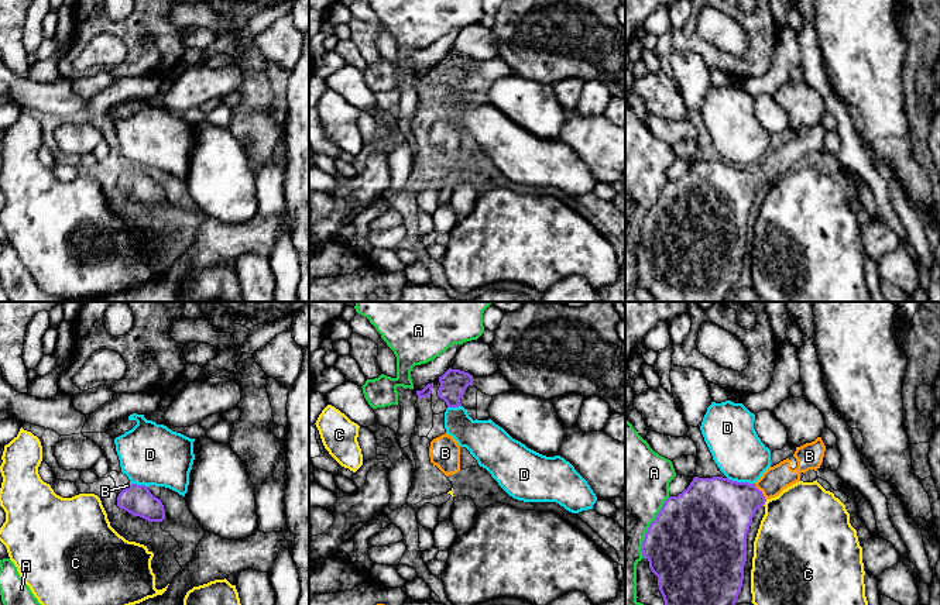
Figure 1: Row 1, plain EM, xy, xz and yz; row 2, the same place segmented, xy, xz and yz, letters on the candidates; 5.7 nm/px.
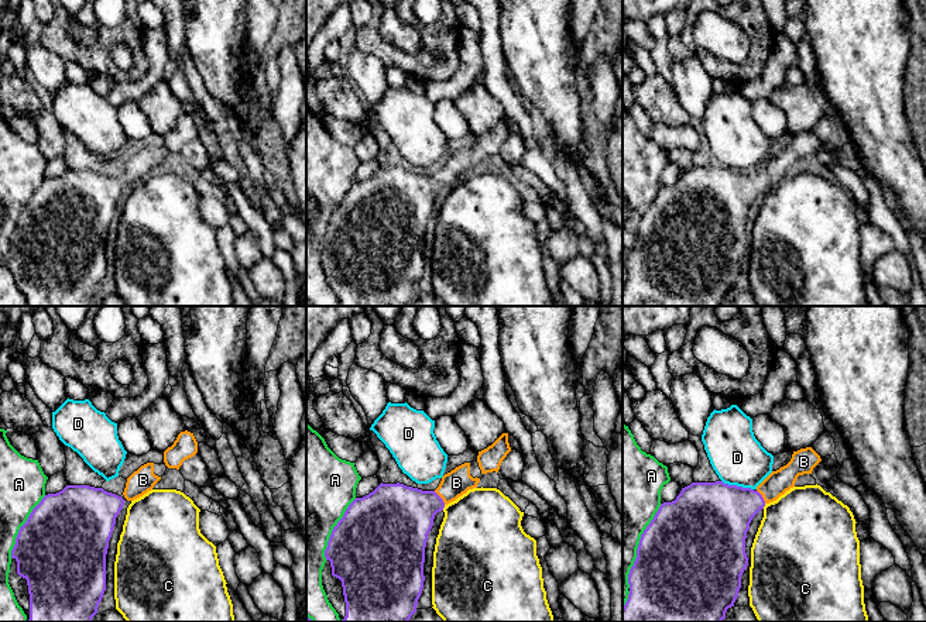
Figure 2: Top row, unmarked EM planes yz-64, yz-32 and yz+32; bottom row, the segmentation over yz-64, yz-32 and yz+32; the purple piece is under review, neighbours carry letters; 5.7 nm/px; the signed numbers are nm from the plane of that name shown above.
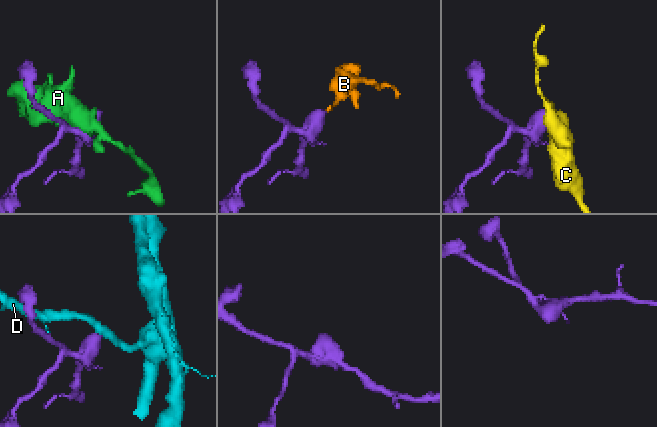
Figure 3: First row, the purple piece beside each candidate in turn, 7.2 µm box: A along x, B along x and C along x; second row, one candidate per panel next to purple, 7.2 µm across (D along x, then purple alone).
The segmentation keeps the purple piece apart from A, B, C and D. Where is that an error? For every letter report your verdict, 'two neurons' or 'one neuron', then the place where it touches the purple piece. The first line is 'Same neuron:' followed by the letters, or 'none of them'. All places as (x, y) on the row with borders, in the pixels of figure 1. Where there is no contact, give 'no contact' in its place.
Same neuron: B
A: two neurons; contact yz (648, 528)
B: one neuron; contact yz (761, 492)
C: two neurons; contact yz (765, 501)
D: two neurons; contact yz (741, 483)

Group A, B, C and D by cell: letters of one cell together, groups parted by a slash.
A / B / C / D

